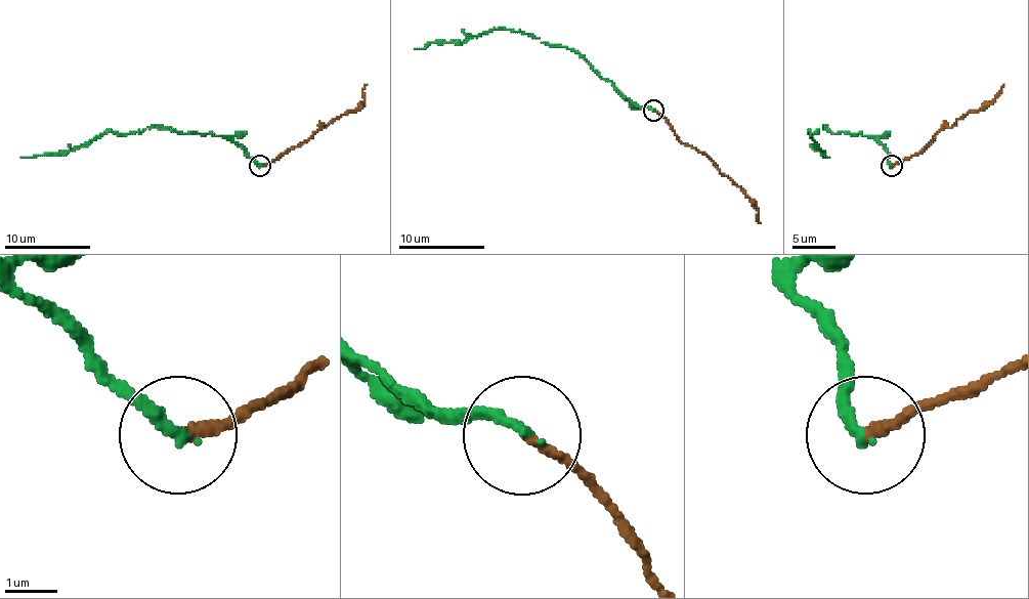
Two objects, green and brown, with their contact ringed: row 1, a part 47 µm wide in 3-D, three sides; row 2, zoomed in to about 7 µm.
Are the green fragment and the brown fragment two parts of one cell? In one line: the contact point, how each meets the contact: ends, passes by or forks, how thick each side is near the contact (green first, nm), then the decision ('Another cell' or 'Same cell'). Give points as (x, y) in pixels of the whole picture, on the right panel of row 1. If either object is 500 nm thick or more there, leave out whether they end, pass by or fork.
Place: (891, 165). At the ring green ends. At the ring brown ends. Thickness 240 nm (green) against 170 nm. Another cell

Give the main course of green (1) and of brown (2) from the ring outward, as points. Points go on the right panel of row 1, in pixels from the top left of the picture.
1: (892, 166), (888, 151), (872, 138), (833, 133), (827, 127), (810, 131), (823, 155), (829, 157)
2: (892, 166), (917, 155), (941, 129), (976, 112), (992, 99), (1003, 84)

